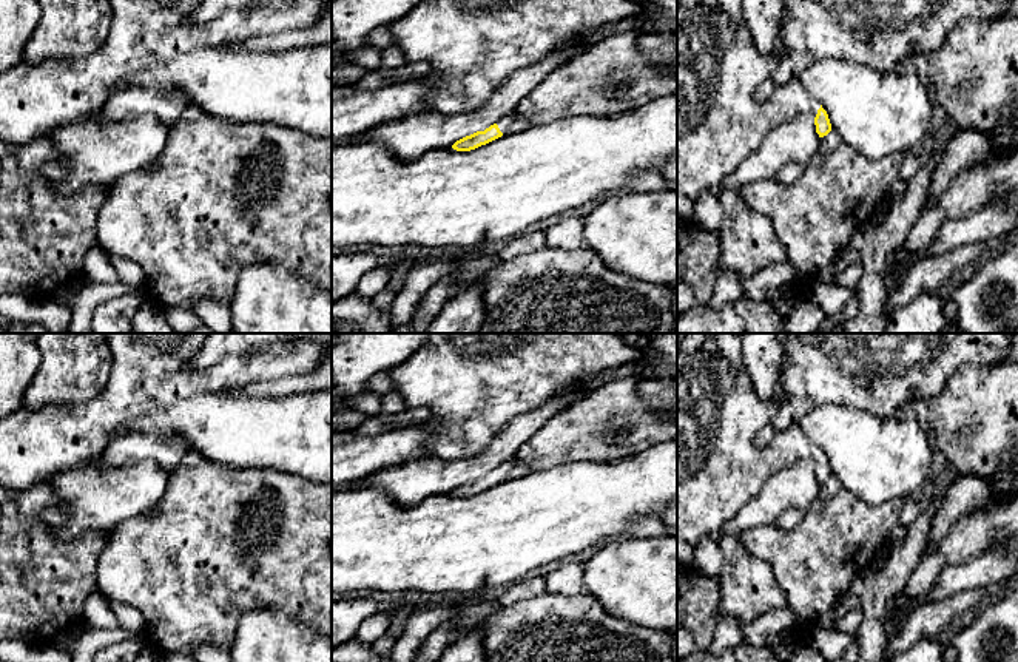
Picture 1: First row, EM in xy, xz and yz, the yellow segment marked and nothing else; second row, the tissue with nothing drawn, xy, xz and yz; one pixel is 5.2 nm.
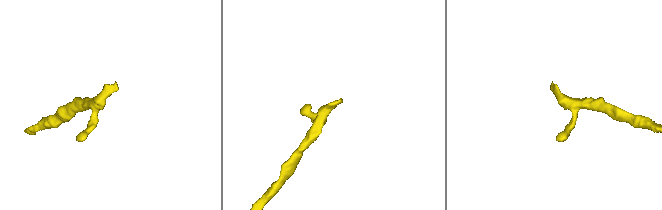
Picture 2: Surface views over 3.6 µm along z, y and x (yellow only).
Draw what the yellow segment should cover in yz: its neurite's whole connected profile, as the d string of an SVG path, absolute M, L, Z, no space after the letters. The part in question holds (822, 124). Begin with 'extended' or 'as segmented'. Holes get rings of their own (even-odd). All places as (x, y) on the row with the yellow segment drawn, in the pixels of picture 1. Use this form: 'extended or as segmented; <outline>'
extended; M702 3L693 8L677 5L677 196L696 202L700 194L720 190L722 181L762 145L773 128L801 114L814 119L819 137L831 131L827 111L799 77L779 86L767 102L756 100L759 85L776 65L777 52L759 52L748 26L734 26L726 12L714 12Z

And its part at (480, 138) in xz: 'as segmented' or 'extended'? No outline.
extended

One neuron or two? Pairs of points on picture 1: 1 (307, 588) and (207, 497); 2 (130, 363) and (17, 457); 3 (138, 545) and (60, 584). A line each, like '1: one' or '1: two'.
1: one
2: one
3: two

